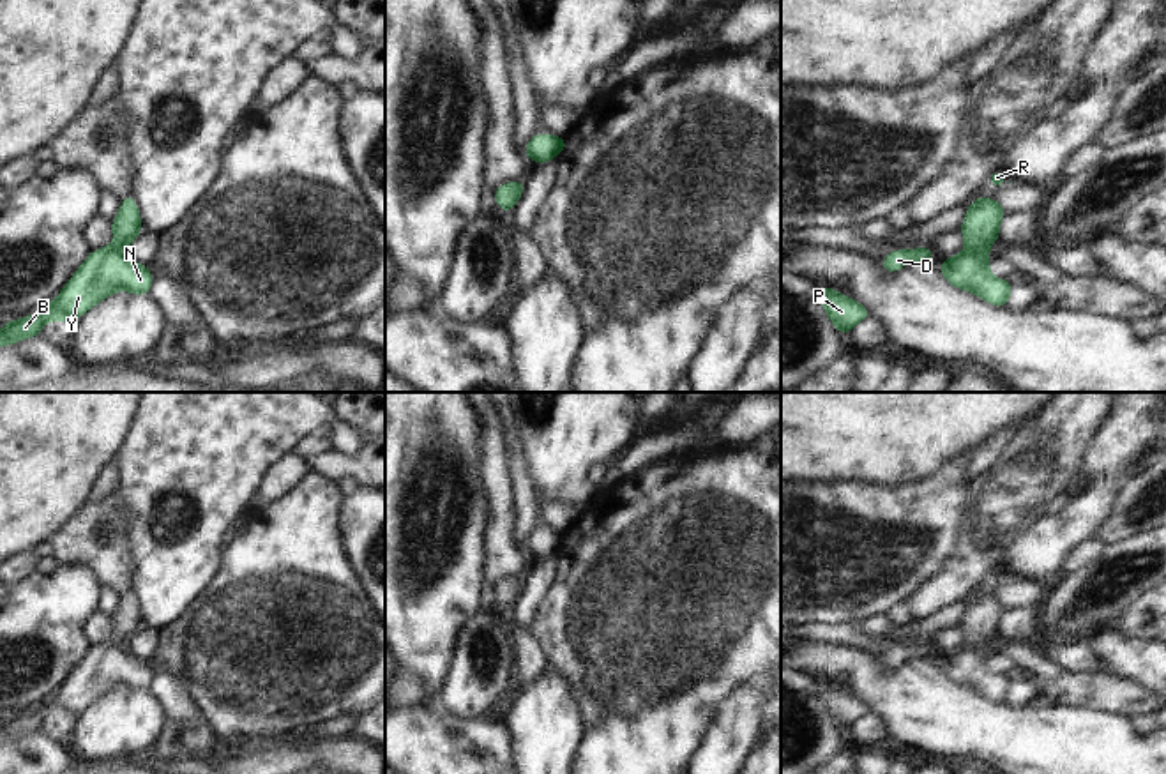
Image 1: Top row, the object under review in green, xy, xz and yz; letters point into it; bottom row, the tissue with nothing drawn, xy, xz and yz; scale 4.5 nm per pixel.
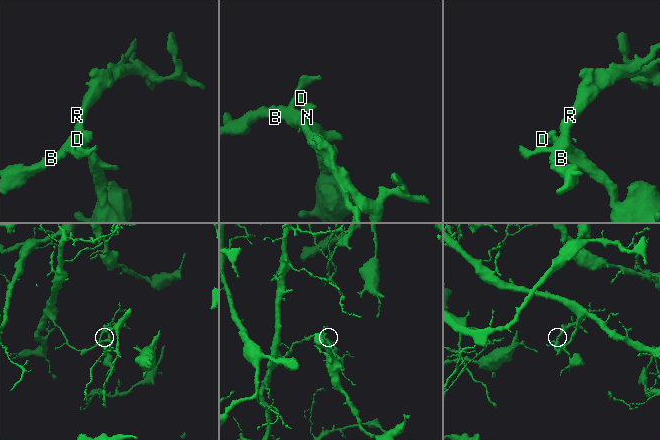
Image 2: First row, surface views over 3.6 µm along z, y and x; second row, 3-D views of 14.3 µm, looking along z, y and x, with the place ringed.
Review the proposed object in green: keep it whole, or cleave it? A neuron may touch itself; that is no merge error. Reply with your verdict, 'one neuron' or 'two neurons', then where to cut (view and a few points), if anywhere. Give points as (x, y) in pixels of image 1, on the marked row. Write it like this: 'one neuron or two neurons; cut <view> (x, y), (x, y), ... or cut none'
one neuron; cut none

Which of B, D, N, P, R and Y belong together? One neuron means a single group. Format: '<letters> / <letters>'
B D N P R Y

